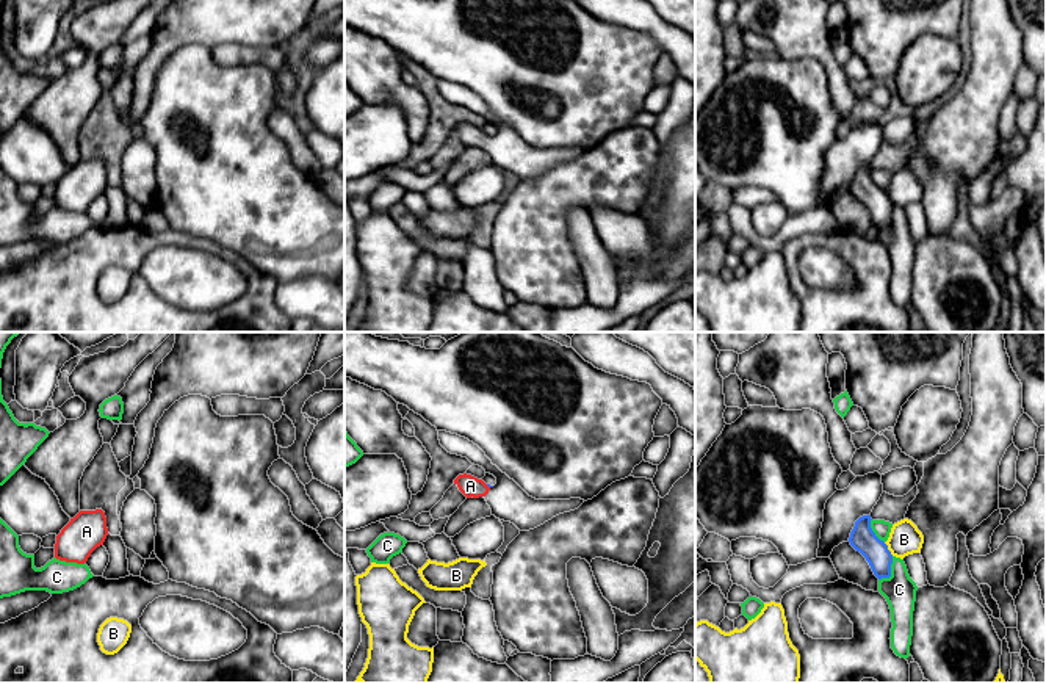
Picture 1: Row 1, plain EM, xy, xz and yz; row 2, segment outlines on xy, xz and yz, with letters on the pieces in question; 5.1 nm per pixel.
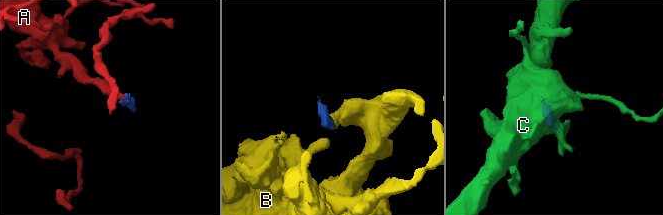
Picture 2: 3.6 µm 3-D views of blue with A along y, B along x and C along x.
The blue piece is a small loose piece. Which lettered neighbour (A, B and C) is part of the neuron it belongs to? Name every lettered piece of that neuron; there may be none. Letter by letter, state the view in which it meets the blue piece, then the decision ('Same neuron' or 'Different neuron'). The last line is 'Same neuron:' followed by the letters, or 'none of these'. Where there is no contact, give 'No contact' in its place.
A: No contact. Different neuron
B: Touches blue in yz. Different neuron
C: Touches blue in yz. Different neuron
Same neuron: none of these

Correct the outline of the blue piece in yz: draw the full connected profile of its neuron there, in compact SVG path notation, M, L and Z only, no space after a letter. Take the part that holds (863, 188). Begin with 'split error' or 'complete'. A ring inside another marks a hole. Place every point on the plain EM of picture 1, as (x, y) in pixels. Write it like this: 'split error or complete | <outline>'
complete | M863 164L855 171L850 182L850 194L860 201L869 211L874 224L882 227L891 226L893 204L888 194L880 190L871 177L871 164Z

